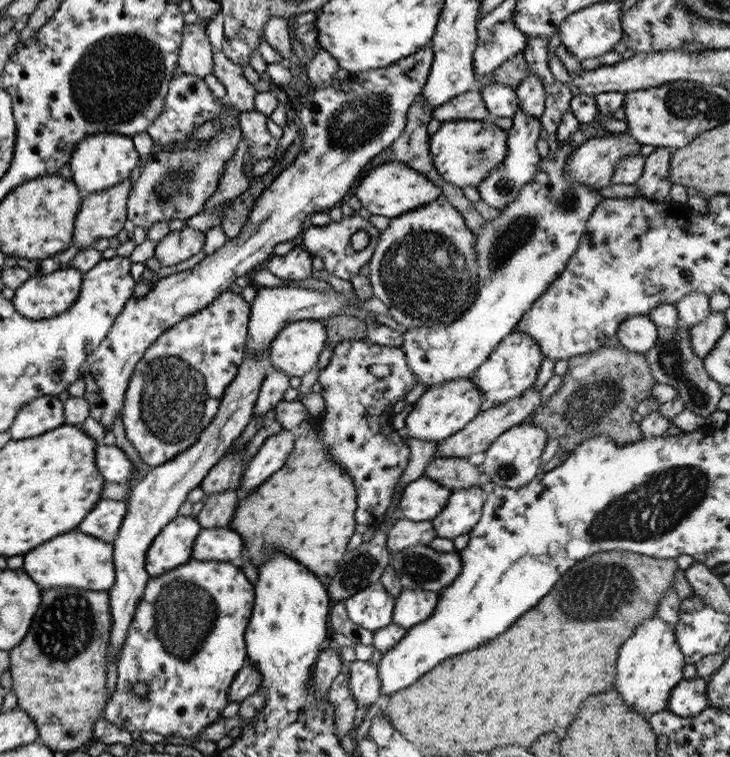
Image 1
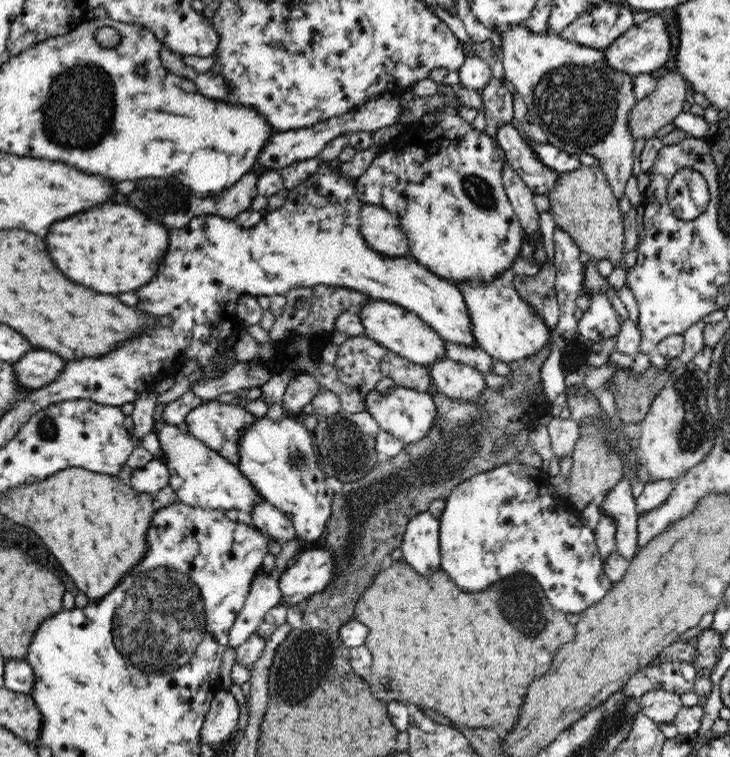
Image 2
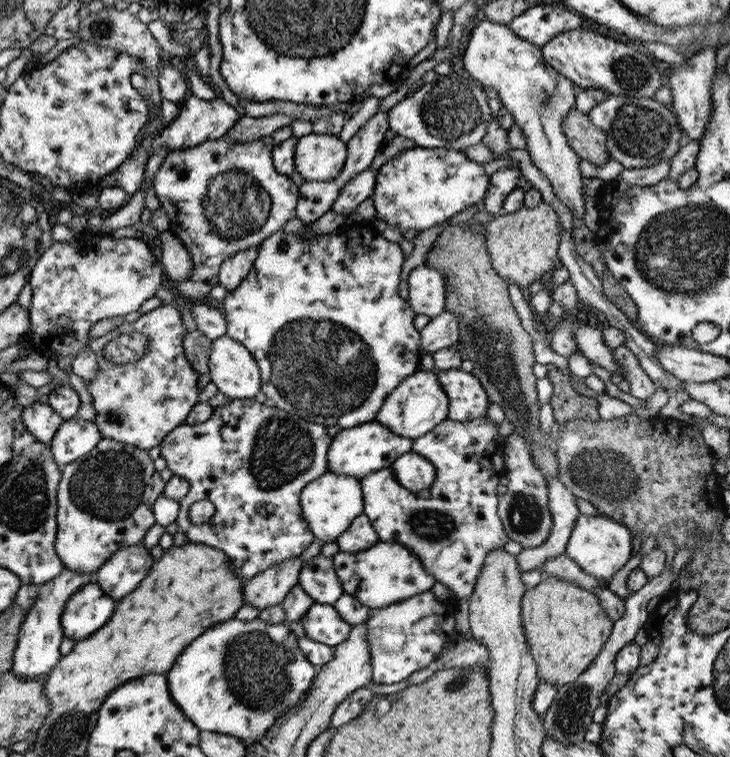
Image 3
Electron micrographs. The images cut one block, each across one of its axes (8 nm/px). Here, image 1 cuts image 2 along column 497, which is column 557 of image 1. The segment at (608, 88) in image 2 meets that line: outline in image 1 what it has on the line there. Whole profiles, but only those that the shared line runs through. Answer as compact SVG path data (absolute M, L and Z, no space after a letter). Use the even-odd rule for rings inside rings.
M603 1L581 10L577 10L559 23L555 31L559 35L561 45L581 62L585 58L595 58L612 50L613 46L622 40L623 31L620 27L619 14L622 2Z

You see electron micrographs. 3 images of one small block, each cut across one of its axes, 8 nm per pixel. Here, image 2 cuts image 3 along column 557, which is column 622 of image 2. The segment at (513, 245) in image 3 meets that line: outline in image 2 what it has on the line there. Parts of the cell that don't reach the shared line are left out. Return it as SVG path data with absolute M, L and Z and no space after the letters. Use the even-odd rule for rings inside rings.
M578 165L574 170L561 172L545 195L550 201L549 212L554 217L556 228L568 233L582 252L597 261L607 258L613 263L620 262L621 267L624 265L621 250L624 219L602 167Z

